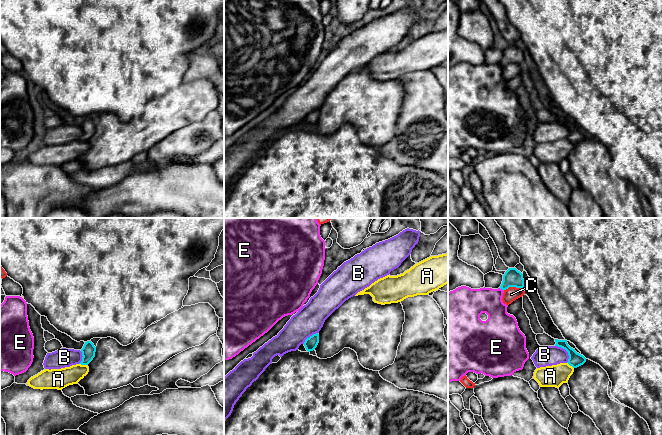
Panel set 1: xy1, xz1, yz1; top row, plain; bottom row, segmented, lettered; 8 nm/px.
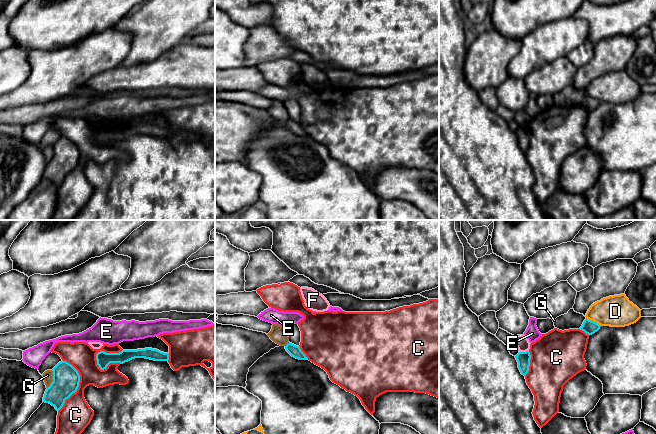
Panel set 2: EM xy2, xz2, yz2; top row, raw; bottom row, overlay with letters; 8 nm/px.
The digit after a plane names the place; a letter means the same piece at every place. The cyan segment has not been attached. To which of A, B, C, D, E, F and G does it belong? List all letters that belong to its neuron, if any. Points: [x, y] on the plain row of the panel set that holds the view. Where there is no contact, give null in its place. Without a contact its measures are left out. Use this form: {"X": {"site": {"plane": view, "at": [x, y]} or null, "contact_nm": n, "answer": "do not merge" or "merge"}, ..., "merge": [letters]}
{"A": {"site": {"plane": "xy1", "at": [83, 140]}, "contact_nm": 70, "answer": "do not merge"}, "B": {"site": {"plane": "yz1", "at": [566, 126]}, "contact_nm": 170, "answer": "do not merge"}, "C": {"site": {"plane": "xy2", "at": [104, 128]}, "contact_nm": 240, "answer": "do not merge"}, "D": {"site": {"plane": "yz2", "at": [593, 97]}, "contact_nm": 140, "answer": "do not merge"}, "E": {"site": {"plane": "yz1", "at": [501, 64]}, "contact_nm": 40, "answer": "do not merge"}, "F": {"site": {"plane": "yz2", "at": [523, 128]}, "contact_nm": 80, "answer": "merge"}, "G": {"site": {"plane": "xy2", "at": [53, 155]}, "contact_nm": 160, "answer": "do not merge"}, "merge": ["F"]}

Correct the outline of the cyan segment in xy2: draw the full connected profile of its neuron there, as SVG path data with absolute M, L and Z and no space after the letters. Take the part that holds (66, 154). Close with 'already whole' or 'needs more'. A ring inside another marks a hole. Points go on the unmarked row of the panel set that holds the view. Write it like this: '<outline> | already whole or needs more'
M63 136L52 147L53 158L46 165L43 178L51 180L59 187L65 176L77 167L80 151L71 140Z | already whole

